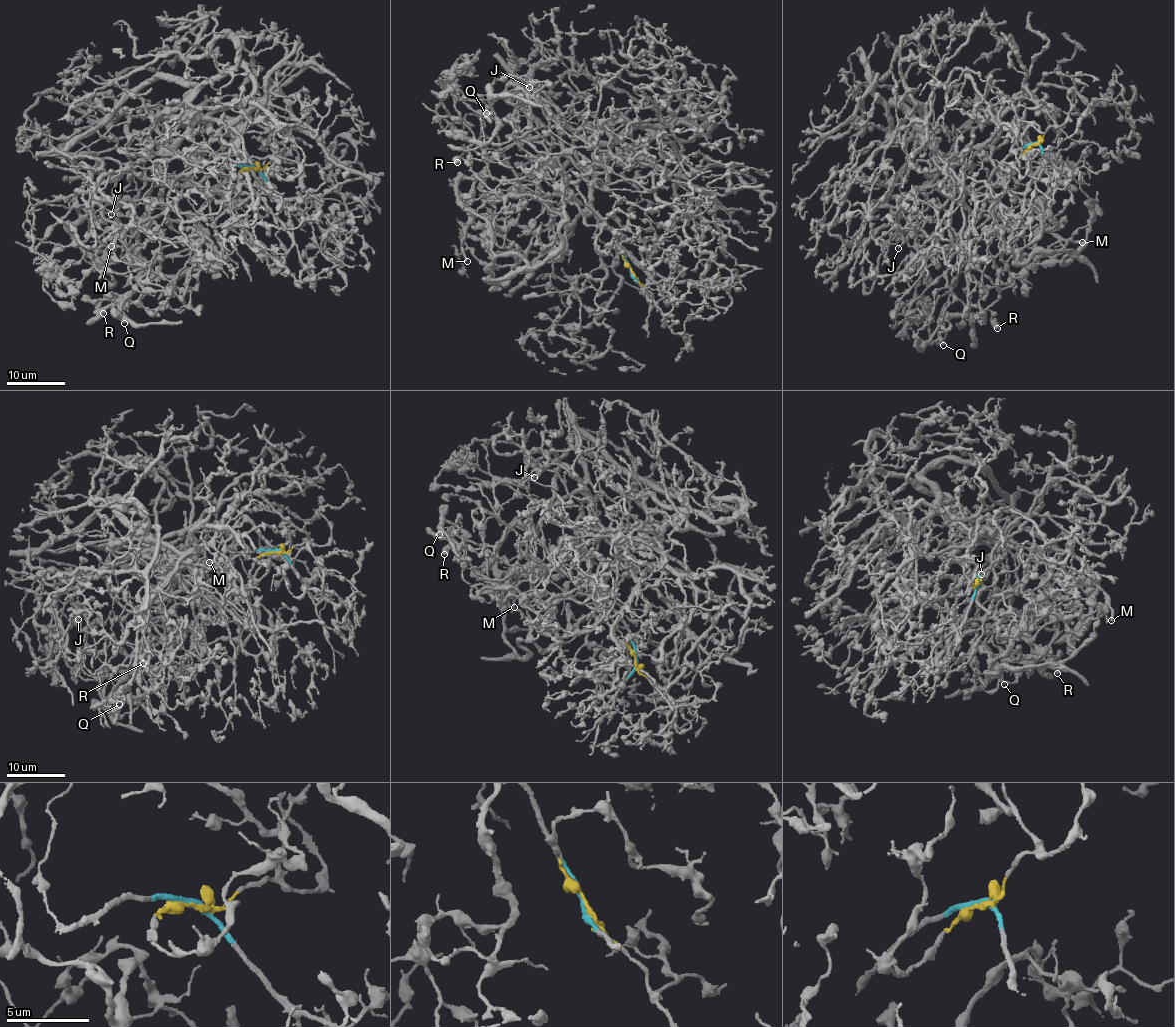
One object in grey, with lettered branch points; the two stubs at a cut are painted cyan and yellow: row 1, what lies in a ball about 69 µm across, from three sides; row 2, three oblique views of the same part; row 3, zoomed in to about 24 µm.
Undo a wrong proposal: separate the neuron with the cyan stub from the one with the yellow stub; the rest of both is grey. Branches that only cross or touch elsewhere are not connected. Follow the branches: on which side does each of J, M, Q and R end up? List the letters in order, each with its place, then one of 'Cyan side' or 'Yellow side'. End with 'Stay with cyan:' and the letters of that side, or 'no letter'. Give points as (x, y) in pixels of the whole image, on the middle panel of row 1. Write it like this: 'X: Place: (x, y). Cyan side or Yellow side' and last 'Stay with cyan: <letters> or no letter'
J: Place: (529, 87). Cyan side
M: Place: (467, 261). Cyan side
Q: Place: (486, 113). Yellow side
R: Place: (457, 162). Cyan side
Stay with cyan: J, M, R

